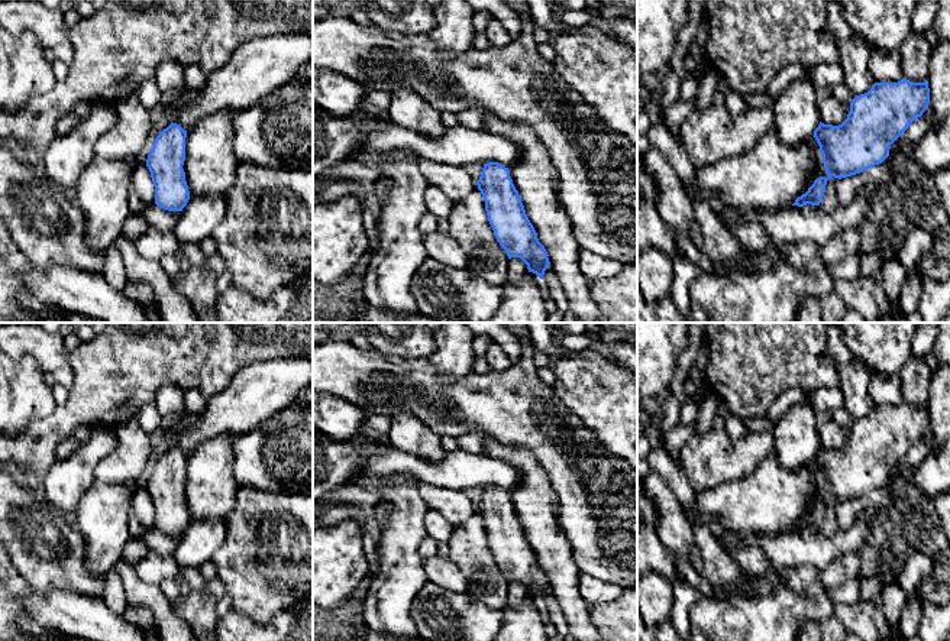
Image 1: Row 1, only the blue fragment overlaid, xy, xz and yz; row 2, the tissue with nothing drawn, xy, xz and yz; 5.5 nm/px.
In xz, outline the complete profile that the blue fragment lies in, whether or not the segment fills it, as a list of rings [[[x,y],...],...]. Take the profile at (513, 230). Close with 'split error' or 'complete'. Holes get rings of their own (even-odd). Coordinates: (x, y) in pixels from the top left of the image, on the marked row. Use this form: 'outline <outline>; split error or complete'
outline [[[491,111],[484,114],[482,129],[510,139],[520,150],[518,161],[510,168],[498,162],[484,164],[482,174],[476,181],[497,242],[508,259],[520,258],[529,272],[536,273],[540,279],[550,265],[562,284],[569,301],[569,311],[575,315],[576,323],[597,323],[598,308],[591,297],[589,282],[579,269],[581,247],[572,232],[572,220],[560,201],[558,171],[546,148],[529,124],[503,120]]]; split error

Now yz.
outline [[[928,81],[875,82],[872,88],[854,97],[847,119],[838,124],[818,127],[798,145],[785,145],[775,129],[766,132],[757,145],[730,159],[697,169],[694,182],[682,182],[691,201],[717,197],[726,208],[776,210],[786,205],[820,205],[827,181],[860,174],[882,164],[891,145],[922,116],[930,103]]]; split error

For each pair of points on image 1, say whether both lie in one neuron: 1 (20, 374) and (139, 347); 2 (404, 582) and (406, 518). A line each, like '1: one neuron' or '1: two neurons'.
1: two neurons
2: one neuron

